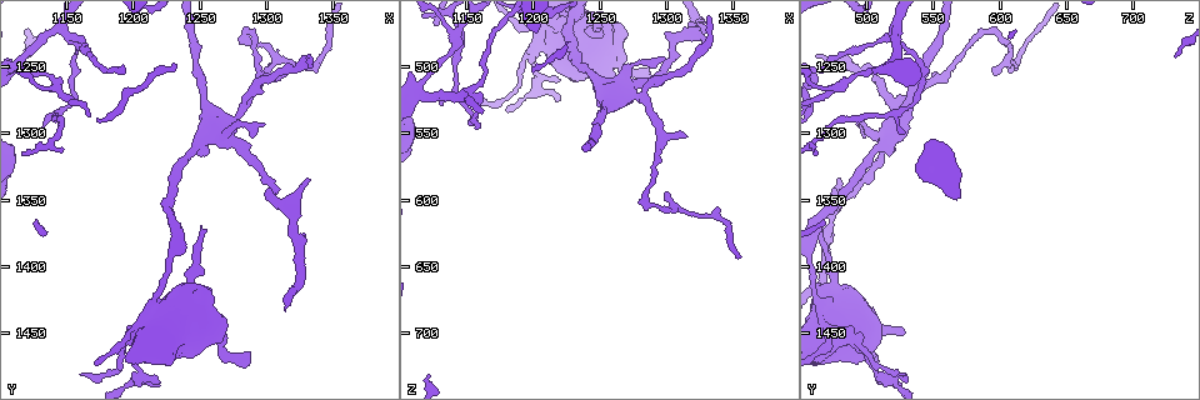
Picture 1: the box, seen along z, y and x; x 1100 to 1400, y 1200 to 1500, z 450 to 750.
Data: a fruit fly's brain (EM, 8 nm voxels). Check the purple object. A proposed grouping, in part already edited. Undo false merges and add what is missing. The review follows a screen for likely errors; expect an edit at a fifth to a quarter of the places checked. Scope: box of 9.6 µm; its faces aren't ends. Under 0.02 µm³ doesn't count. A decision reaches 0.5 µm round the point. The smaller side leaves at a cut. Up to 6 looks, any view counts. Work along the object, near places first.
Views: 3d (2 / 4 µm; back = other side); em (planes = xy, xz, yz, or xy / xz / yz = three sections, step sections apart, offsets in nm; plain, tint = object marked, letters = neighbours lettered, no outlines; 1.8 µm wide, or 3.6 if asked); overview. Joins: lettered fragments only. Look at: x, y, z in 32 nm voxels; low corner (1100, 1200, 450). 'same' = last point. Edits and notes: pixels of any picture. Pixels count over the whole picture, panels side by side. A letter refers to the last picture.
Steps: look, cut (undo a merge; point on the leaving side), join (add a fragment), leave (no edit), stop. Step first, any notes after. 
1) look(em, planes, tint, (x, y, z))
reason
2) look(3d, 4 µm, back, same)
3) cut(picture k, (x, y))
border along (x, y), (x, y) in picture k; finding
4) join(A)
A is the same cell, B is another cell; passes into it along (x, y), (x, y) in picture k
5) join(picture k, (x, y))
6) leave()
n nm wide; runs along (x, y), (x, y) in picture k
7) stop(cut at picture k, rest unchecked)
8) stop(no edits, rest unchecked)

look(em, 3.6 µm, planes, tint, (1282, 1280, 522))
three arms meet

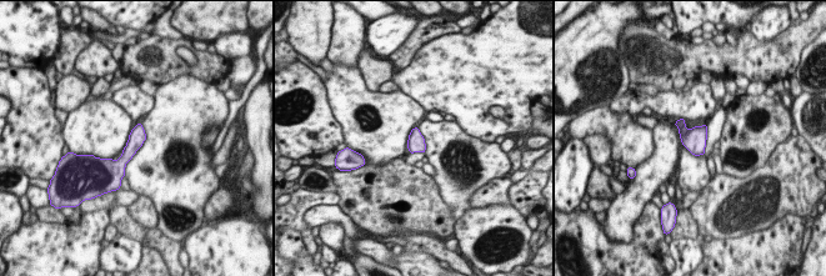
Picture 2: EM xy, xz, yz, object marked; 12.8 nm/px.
look(em, 3.6 µm, planes, letters, same)

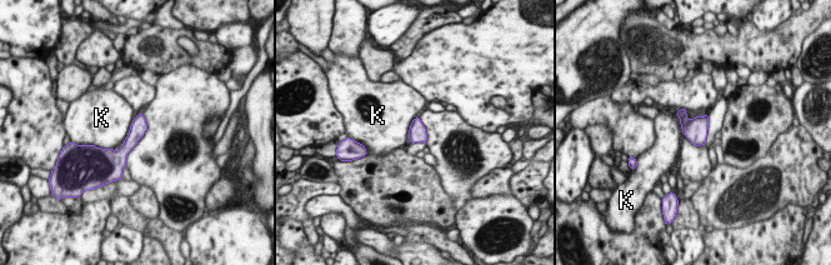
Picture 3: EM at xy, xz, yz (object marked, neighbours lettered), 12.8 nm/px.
leave()
220 nm wide; K touches over 320 nm; K is another cell; one neuron here

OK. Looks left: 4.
look(3d, 2 µm, (1302, 1254, 592))
branch stops here

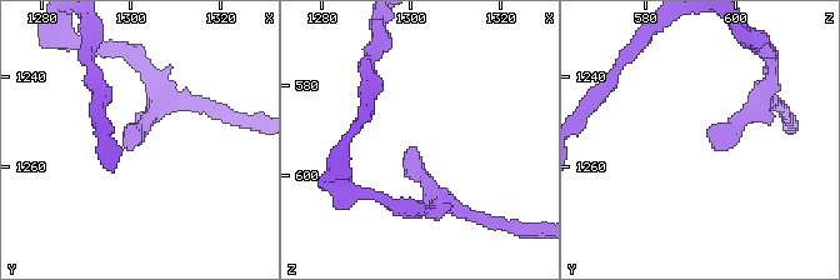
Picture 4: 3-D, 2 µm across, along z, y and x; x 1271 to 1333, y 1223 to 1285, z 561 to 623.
look(em, yz, step 4, letters, (1301, 1252, 593))
need the tissue

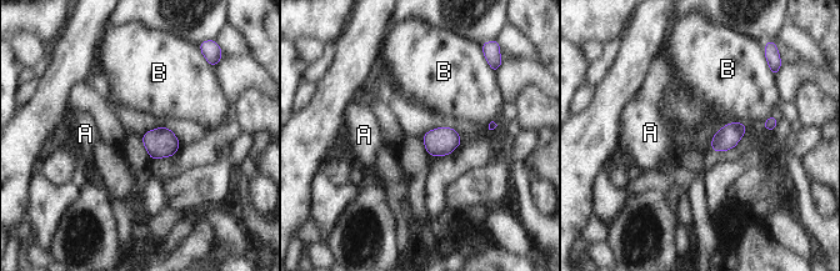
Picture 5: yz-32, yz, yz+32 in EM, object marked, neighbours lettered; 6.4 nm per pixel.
look(em, planes, letters, same)

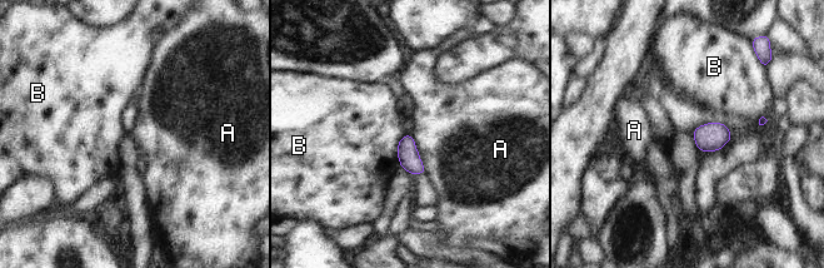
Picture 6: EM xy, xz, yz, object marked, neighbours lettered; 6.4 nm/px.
leave()
A touches over 280 nm; A and B are other cells; border along (410, 134), (425, 173) in picture 6; none of them fits

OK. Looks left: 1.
stop(no edits, rest unchecked)

